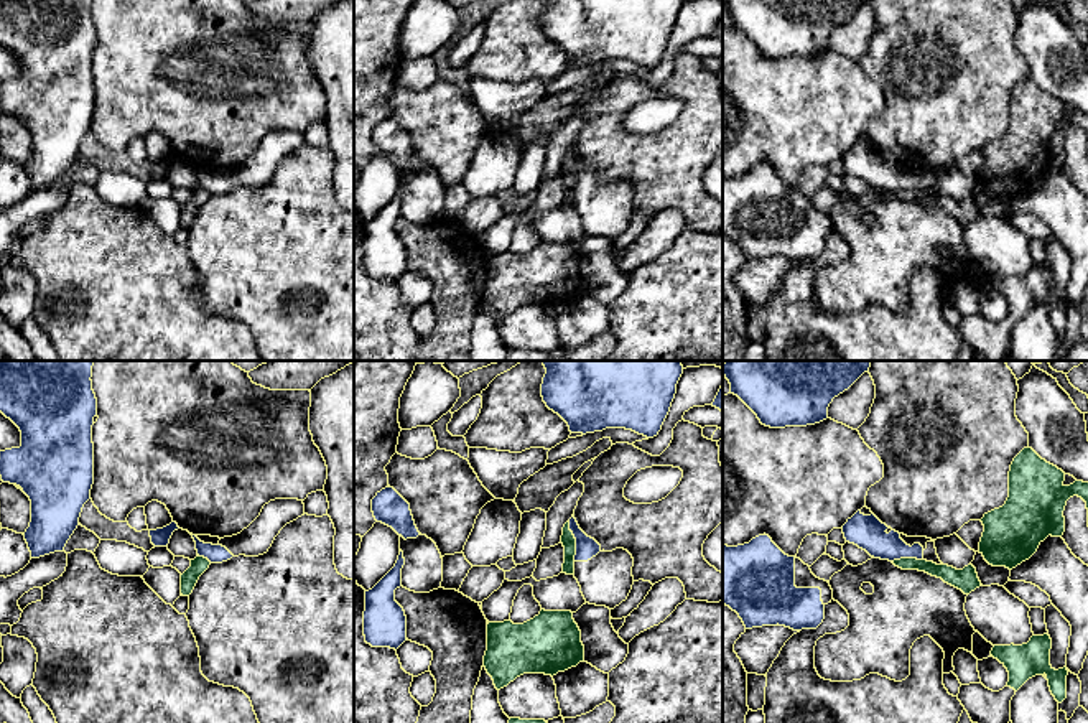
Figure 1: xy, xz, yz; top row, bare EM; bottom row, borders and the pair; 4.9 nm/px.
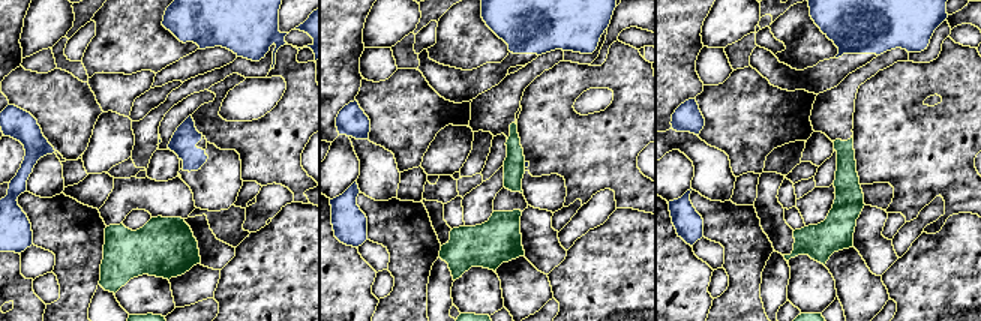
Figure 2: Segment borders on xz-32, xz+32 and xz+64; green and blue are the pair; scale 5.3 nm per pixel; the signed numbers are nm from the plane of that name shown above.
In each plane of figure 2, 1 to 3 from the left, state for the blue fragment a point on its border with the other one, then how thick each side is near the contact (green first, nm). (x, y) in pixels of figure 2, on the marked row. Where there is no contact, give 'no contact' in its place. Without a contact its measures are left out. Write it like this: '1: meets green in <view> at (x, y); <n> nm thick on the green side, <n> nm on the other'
1: no contact
2: meets green in xz+32 at (524, 165); 110 nm thick on the green side, 30 nm on the other
3: no contact

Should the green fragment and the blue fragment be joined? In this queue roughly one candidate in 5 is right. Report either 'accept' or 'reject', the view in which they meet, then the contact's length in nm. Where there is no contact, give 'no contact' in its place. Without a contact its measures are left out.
reject; contact in xz; length 200 nm

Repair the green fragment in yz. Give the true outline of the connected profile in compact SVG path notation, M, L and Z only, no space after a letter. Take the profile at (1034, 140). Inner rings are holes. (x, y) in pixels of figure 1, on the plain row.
M1029 77L1014 89L1006 135L981 150L979 184L989 196L1012 201L1029 191L1048 166L1062 168L1070 128L1081 128L1088 140L1088 114L1065 117L1063 112L1065 104Z

